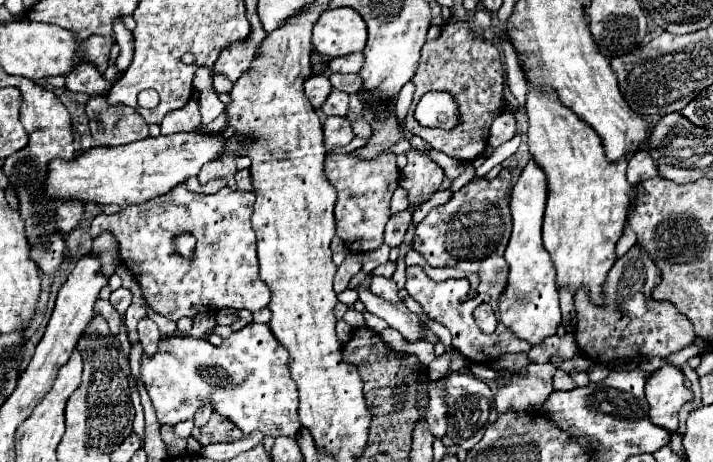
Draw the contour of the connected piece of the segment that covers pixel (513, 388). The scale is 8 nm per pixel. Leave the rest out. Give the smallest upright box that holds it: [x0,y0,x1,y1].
[495,364,555,414]

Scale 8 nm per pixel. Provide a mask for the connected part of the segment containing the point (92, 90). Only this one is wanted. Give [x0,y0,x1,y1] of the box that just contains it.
[65,62,111,96]

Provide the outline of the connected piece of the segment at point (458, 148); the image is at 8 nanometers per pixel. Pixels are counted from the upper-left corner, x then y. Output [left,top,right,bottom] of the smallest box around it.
[405,18,505,162]

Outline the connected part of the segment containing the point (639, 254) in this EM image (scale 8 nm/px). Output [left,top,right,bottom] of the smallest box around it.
[575,246,695,362]

